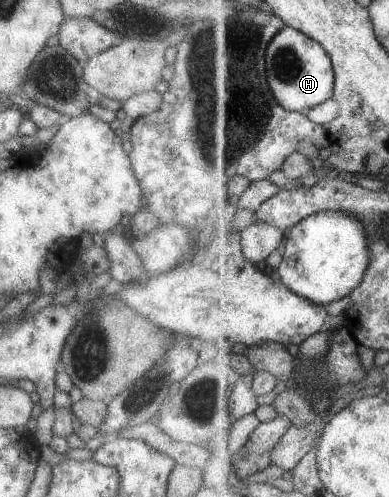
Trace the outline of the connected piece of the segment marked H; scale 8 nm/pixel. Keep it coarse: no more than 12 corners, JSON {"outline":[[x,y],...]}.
{"outline":[[285,26],[269,44],[277,101],[304,112],[335,95],[332,57]]}

